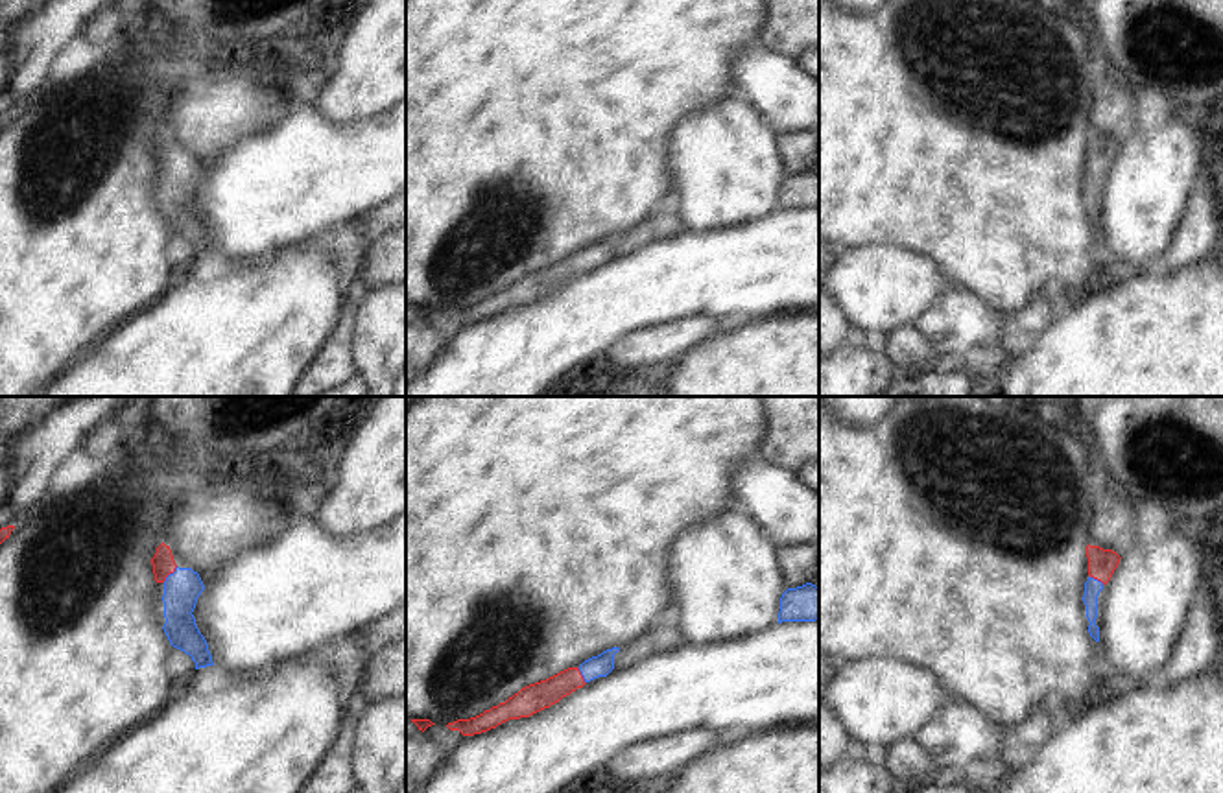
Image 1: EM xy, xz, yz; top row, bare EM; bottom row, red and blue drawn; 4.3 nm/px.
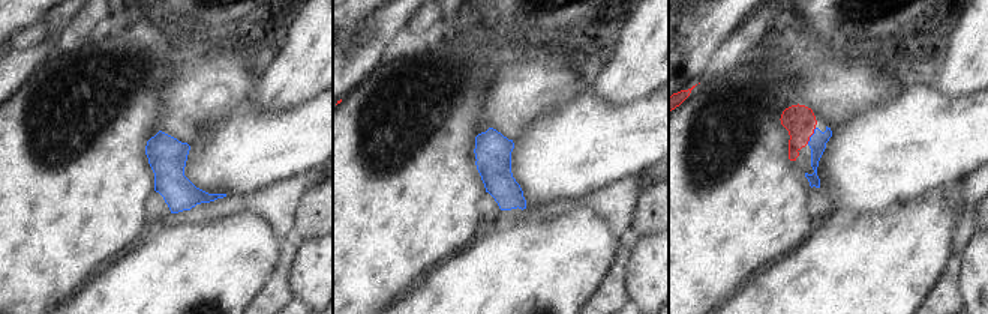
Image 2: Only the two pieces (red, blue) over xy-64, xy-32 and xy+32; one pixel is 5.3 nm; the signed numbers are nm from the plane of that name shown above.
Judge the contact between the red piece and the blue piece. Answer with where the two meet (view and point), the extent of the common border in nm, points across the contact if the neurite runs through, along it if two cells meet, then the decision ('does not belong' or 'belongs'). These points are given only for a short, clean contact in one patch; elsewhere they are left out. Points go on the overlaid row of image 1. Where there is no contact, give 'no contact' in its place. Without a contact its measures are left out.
meets red in xy at (170, 572); contact 100 nm long; runs through xy (163, 563), (170, 572), (183, 587); belongs

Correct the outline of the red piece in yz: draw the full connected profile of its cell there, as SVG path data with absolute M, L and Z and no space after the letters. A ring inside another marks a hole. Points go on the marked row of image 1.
M1090 544L1086 546L1086 557L1088 557L1090 577L1085 583L1083 601L1086 605L1086 618L1090 621L1088 633L1096 642L1099 642L1099 627L1096 625L1098 596L1103 590L1103 586L1110 581L1122 557L1112 550L1103 550L1099 546L1090 546Z

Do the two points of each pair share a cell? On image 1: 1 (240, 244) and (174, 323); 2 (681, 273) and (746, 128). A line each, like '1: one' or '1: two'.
1: two
2: two

